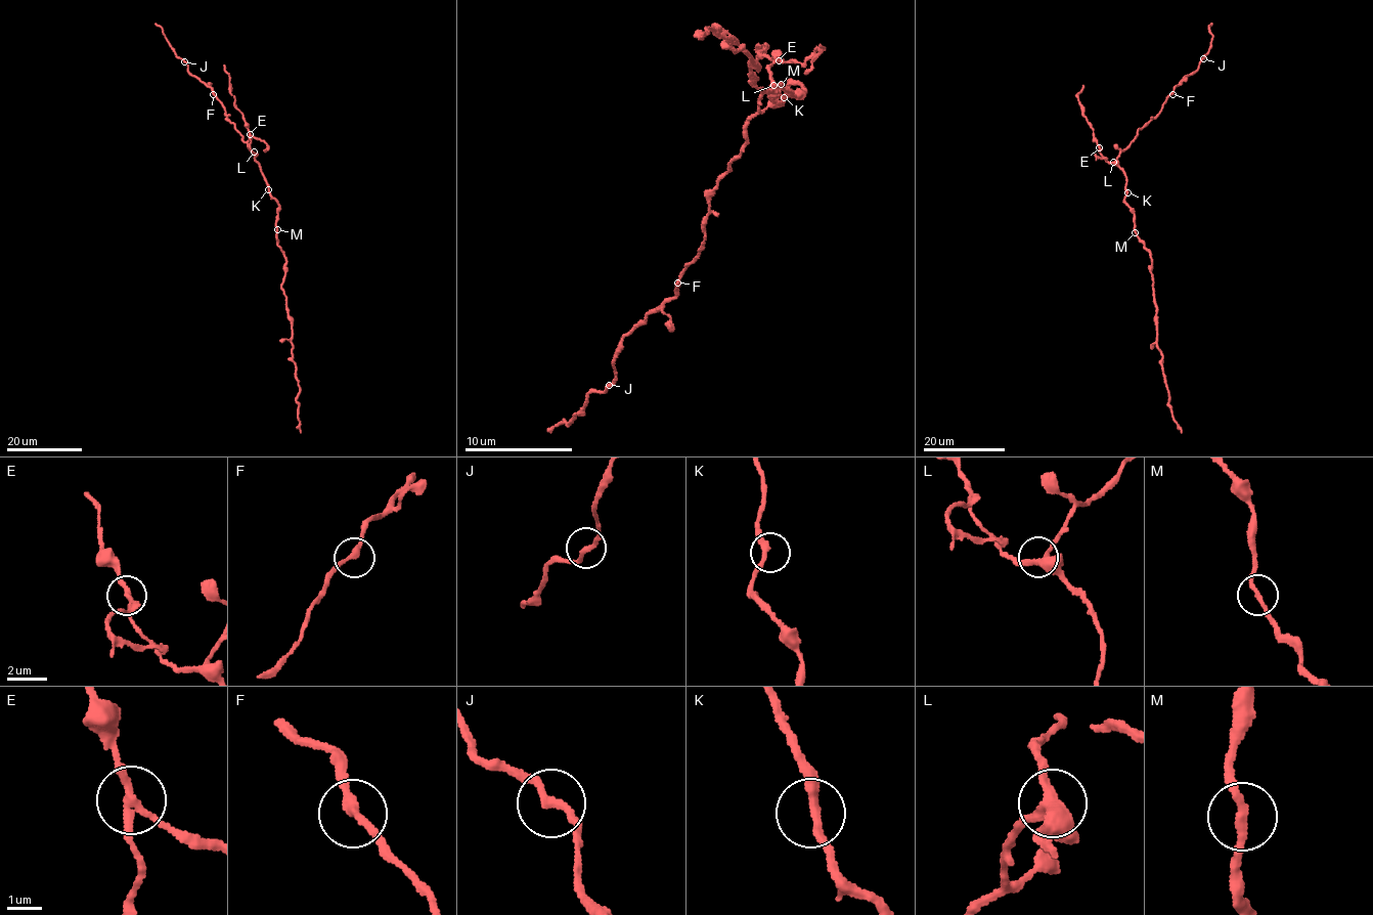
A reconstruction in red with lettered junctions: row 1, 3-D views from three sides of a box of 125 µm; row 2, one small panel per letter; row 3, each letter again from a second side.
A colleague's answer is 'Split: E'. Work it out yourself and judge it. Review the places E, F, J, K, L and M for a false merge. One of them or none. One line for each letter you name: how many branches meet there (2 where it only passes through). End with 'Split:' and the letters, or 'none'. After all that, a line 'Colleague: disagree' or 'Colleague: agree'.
E: 3
Split: E
Colleague: agree

